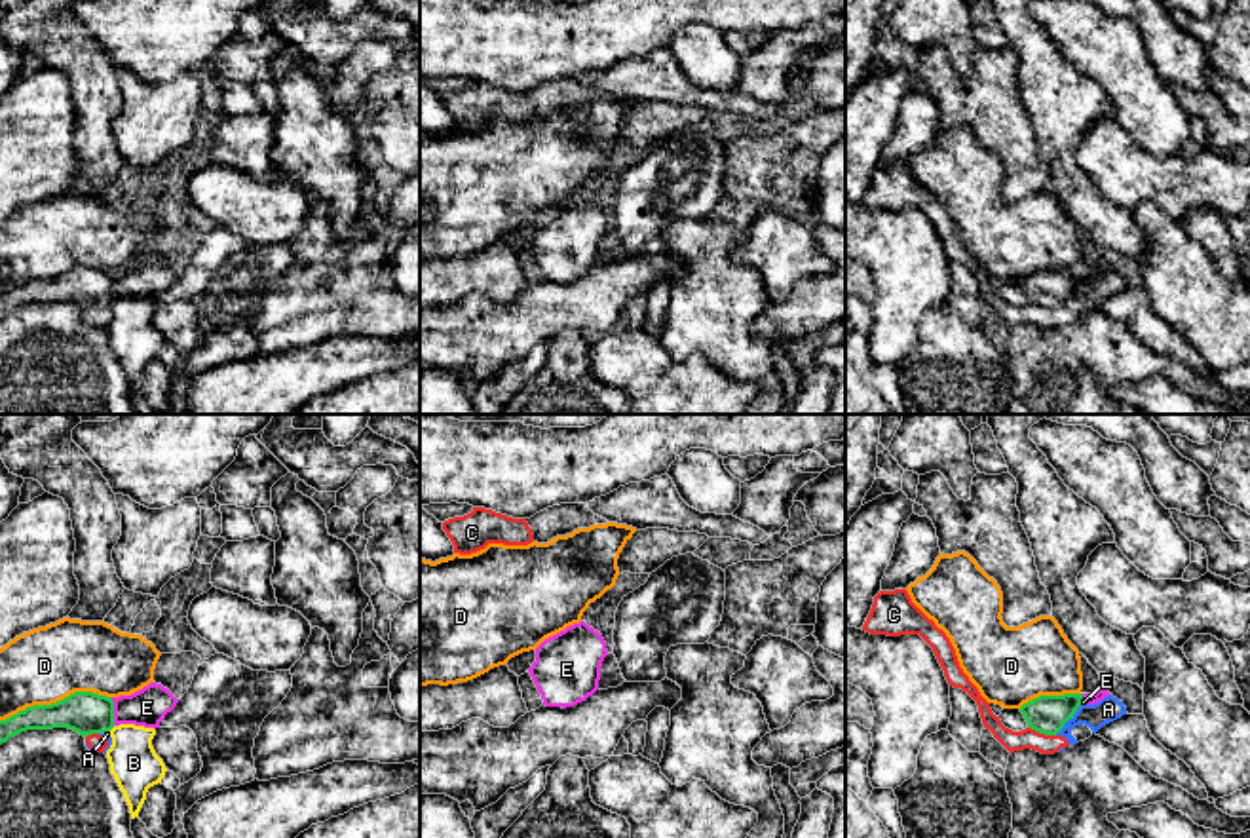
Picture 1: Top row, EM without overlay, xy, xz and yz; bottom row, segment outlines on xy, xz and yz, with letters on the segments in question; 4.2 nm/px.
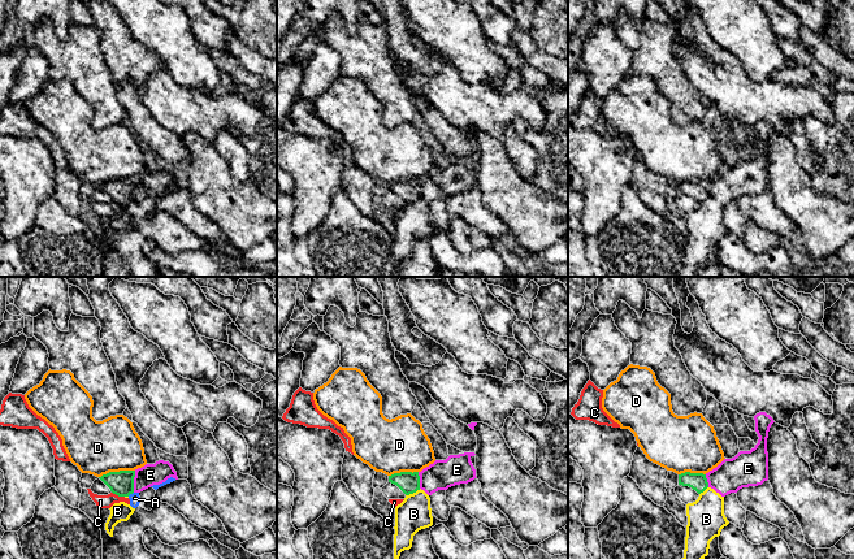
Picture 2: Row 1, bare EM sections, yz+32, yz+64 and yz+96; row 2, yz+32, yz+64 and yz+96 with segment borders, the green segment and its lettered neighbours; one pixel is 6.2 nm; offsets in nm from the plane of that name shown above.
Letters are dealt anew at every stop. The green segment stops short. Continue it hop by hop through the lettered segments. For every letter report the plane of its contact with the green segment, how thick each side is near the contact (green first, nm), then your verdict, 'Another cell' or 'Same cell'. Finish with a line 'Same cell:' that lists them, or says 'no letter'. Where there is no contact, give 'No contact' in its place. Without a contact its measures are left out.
A: Touches green in yz. Thickness 160 nm (green) against 100 nm. Another cell
B: Touches green in xy. Thickness 180 nm (green) against 200 nm. Another cell
C: Touches green in yz. Thickness 160 nm (green) against 90 nm. Another cell
D: Touches green in xy. Thickness 180 nm (green) against 320 nm. Another cell
E: Touches green in xy. Thickness 180 nm (green) against 160 nm. Another cell
Same cell: no letter

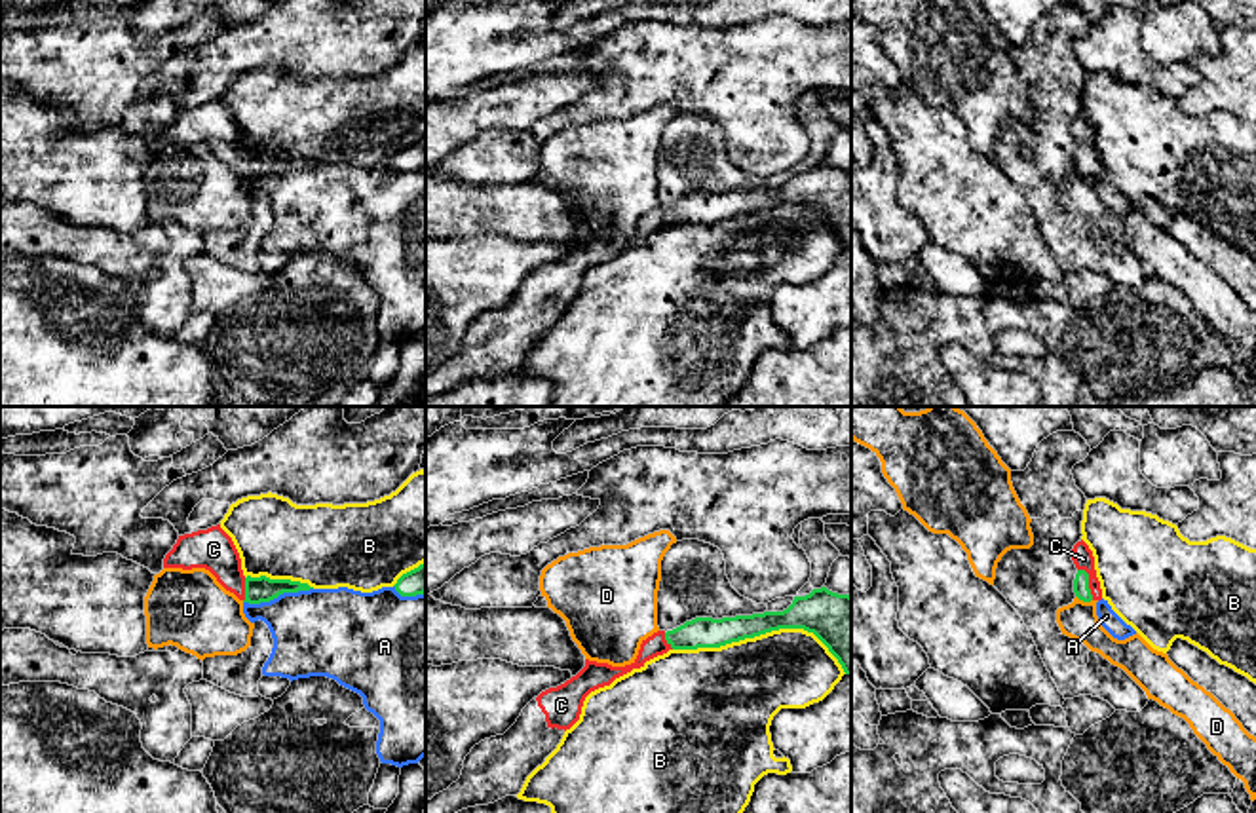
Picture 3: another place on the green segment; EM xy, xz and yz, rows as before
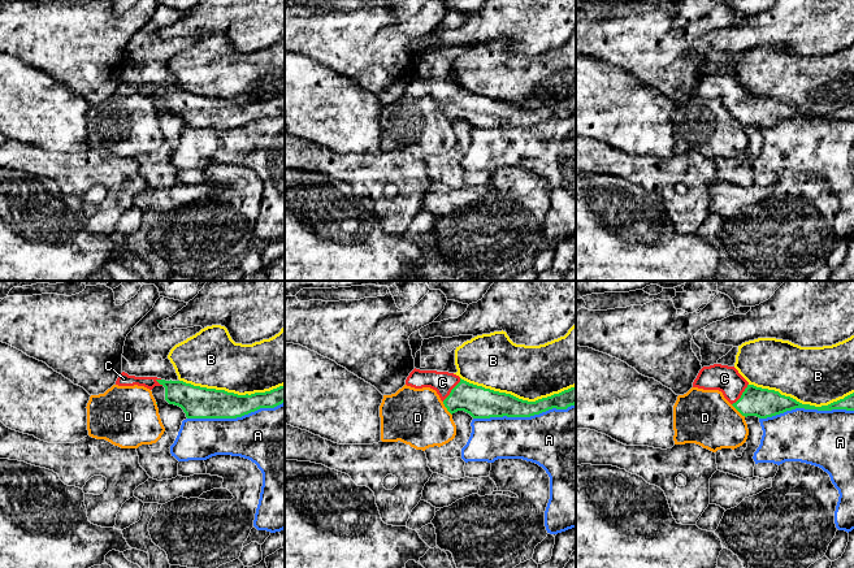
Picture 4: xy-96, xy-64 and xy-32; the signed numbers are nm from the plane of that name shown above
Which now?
A: Touches green in xy. Thickness 110 nm (green) against 360 nm. Another cell
B: Touches green in xz. Thickness 180 nm (green) against 380 nm. Another cell
C: Touches green in yz. Thickness 70 nm (green) against 90 nm. Same cell
D: Touches green in yz. Thickness 70 nm (green) against 160 nm. Another cell
Same cell: C

